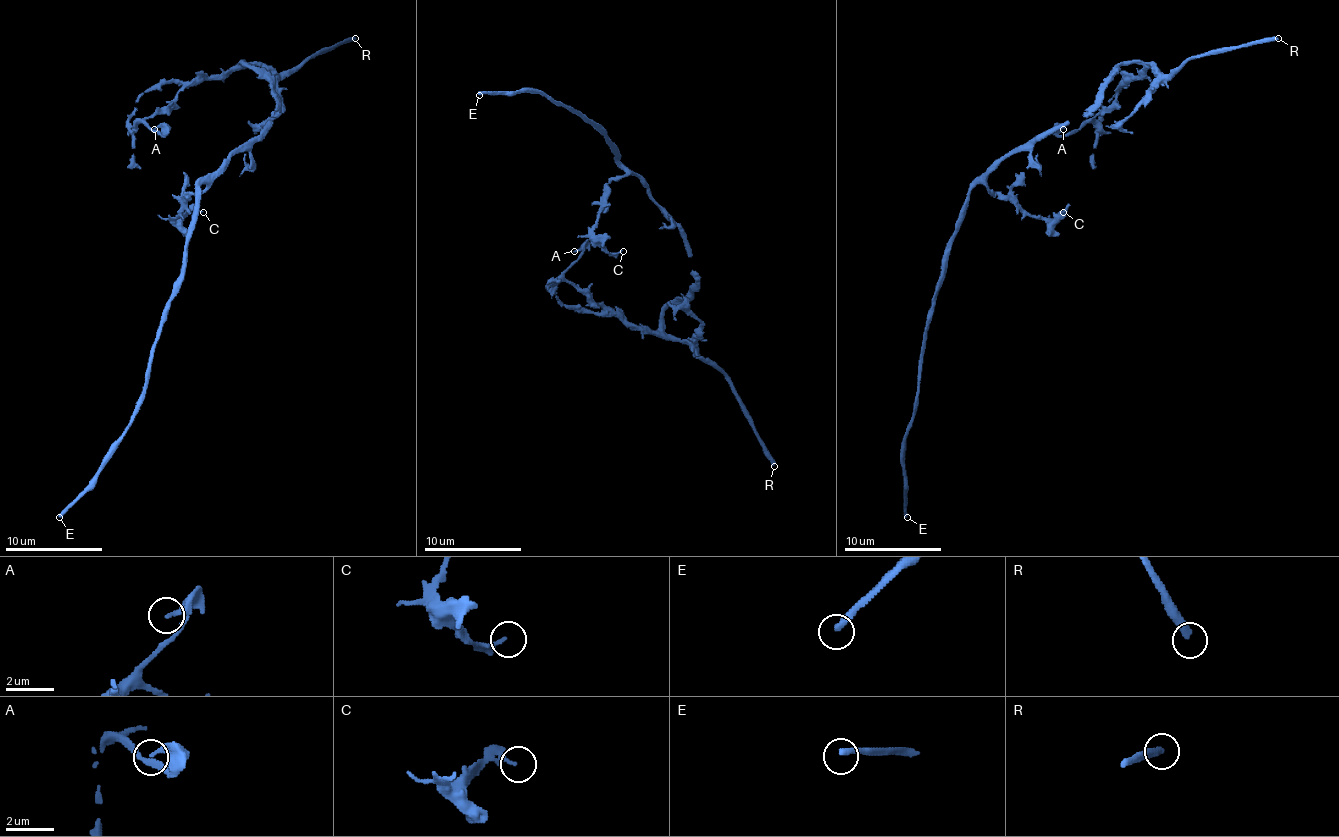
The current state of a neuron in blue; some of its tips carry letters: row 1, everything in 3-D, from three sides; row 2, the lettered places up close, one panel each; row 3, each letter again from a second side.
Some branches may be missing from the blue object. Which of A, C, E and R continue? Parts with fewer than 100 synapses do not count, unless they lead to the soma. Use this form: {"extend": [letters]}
{"extend": ["R"]}

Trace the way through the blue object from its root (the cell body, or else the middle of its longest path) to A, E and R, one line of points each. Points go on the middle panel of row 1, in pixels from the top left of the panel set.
A: (637, 178), (679, 229), (696, 278), (662, 324), (623, 324), (576, 290), (564, 278), (574, 251)
E: (637, 178), (618, 161), (606, 136), (586, 117), (550, 99), (542, 92), (479, 95)
R: (637, 178), (679, 229), (696, 278), (691, 290), (664, 312), (662, 329), (686, 341), (725, 378), (774, 466)

